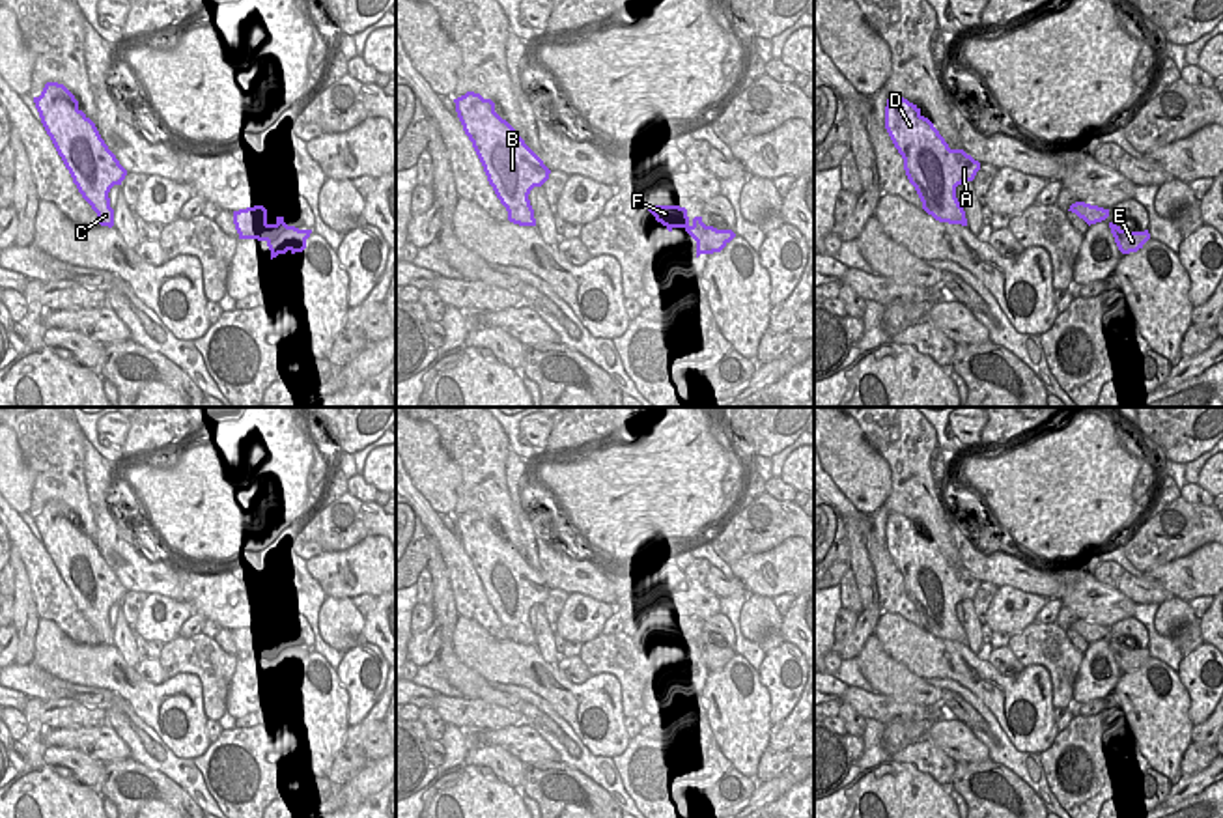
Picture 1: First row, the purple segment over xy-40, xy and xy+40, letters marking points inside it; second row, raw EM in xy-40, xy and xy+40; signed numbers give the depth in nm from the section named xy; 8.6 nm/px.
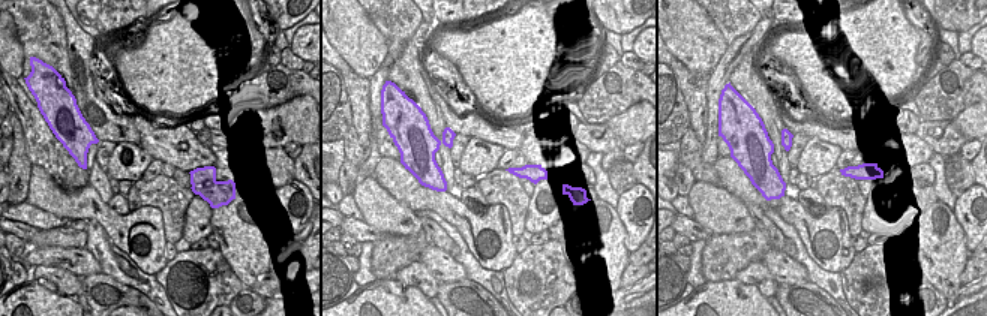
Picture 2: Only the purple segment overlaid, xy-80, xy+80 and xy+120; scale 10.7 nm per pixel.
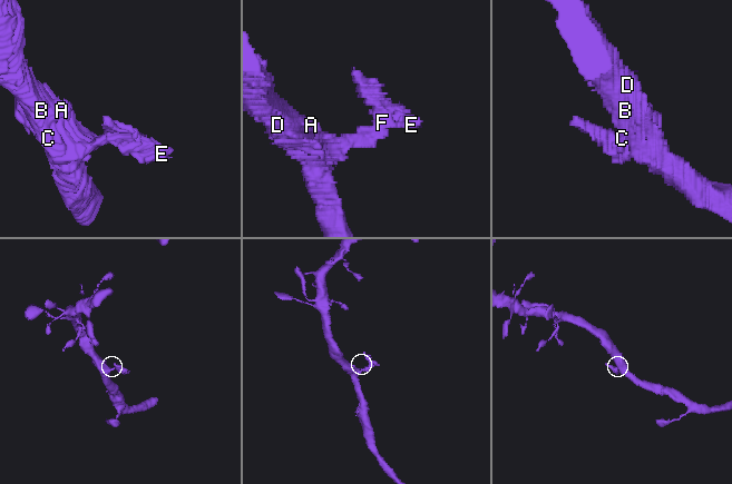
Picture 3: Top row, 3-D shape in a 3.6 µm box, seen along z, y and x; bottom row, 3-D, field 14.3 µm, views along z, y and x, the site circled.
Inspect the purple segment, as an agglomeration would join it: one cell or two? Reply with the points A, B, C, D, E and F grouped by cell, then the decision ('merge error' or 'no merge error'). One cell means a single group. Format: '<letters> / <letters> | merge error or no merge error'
A B C D / E F | merge error

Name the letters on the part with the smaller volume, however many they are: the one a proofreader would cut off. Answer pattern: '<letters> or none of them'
E, F

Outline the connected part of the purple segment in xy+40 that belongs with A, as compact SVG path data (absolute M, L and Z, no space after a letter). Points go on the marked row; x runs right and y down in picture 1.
M896 93L887 99L885 129L904 159L922 209L939 222L967 226L956 187L973 181L980 162L963 149L950 149L921 108Z

